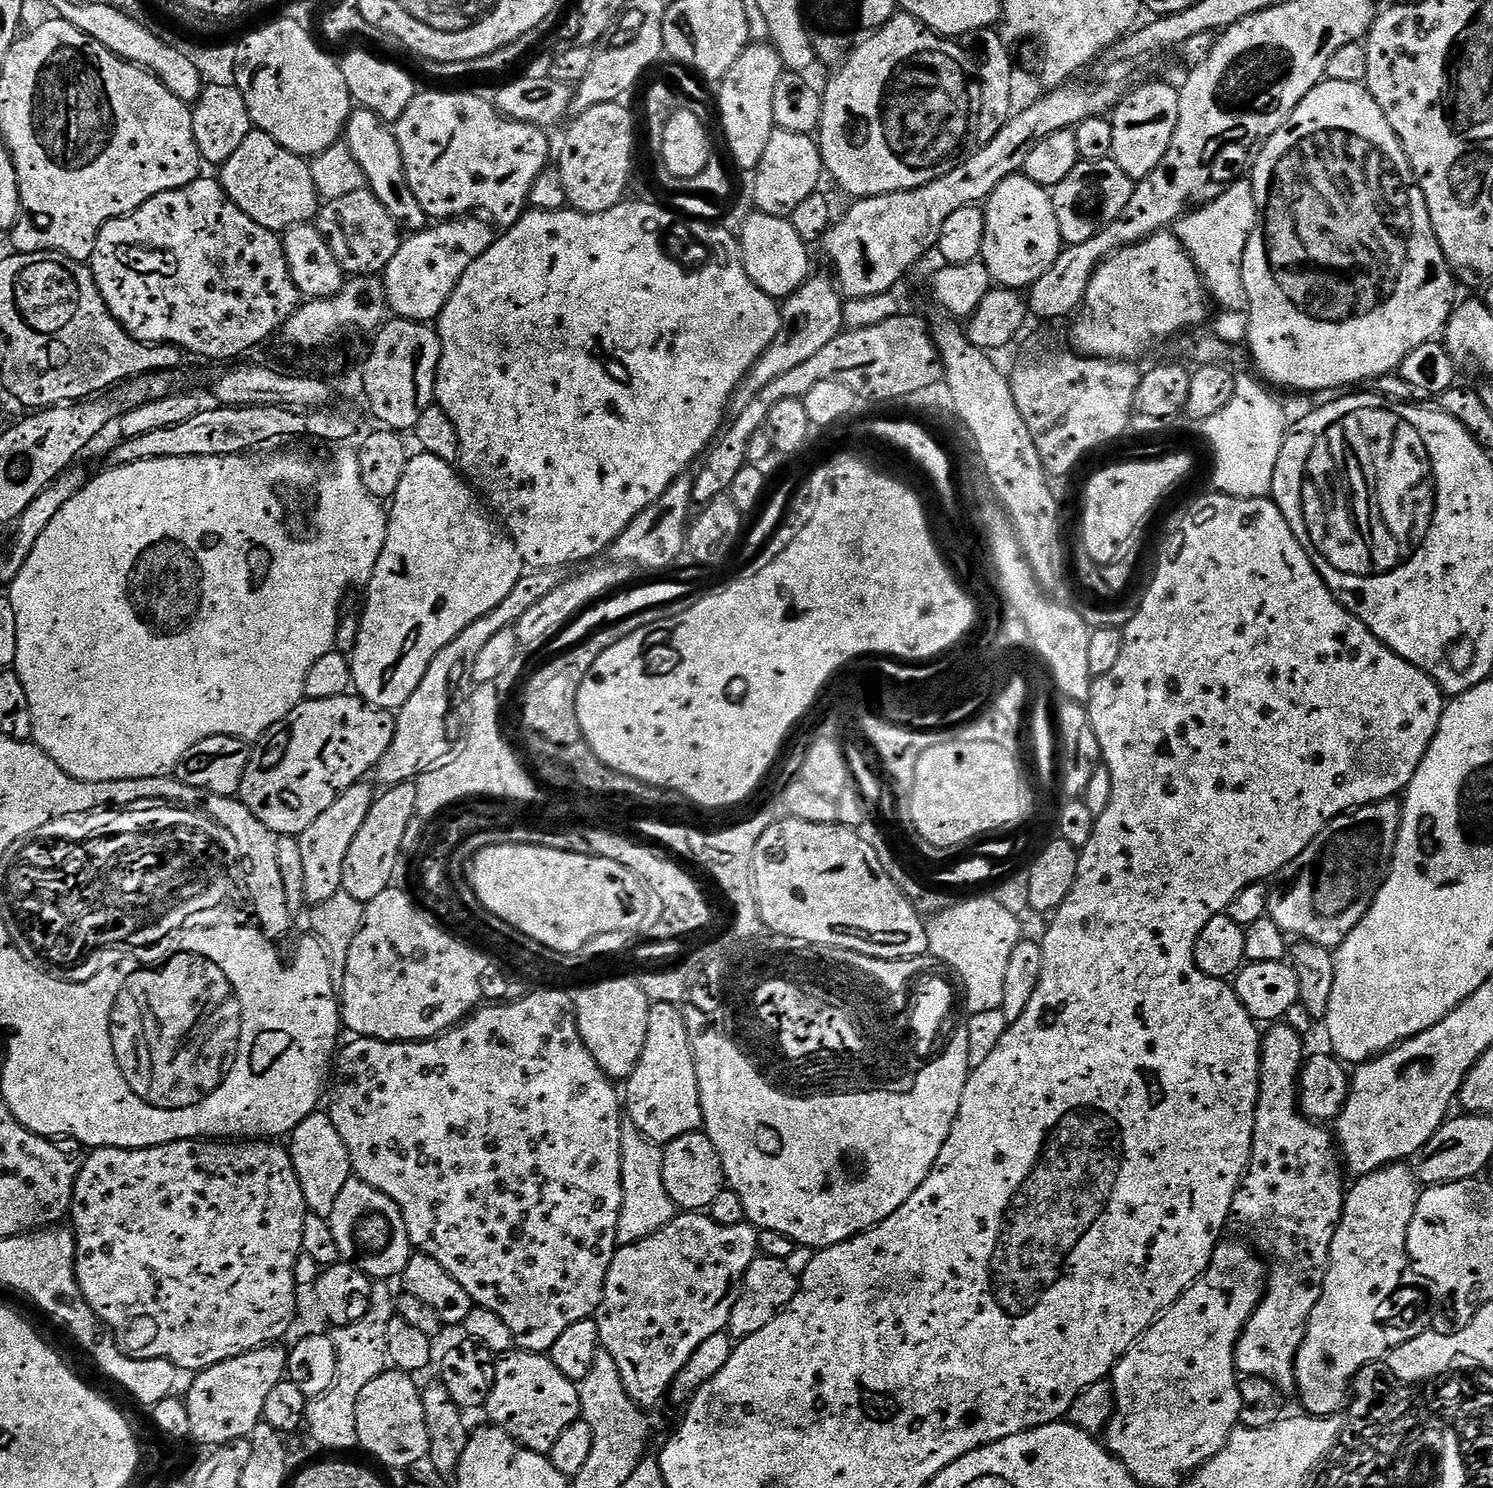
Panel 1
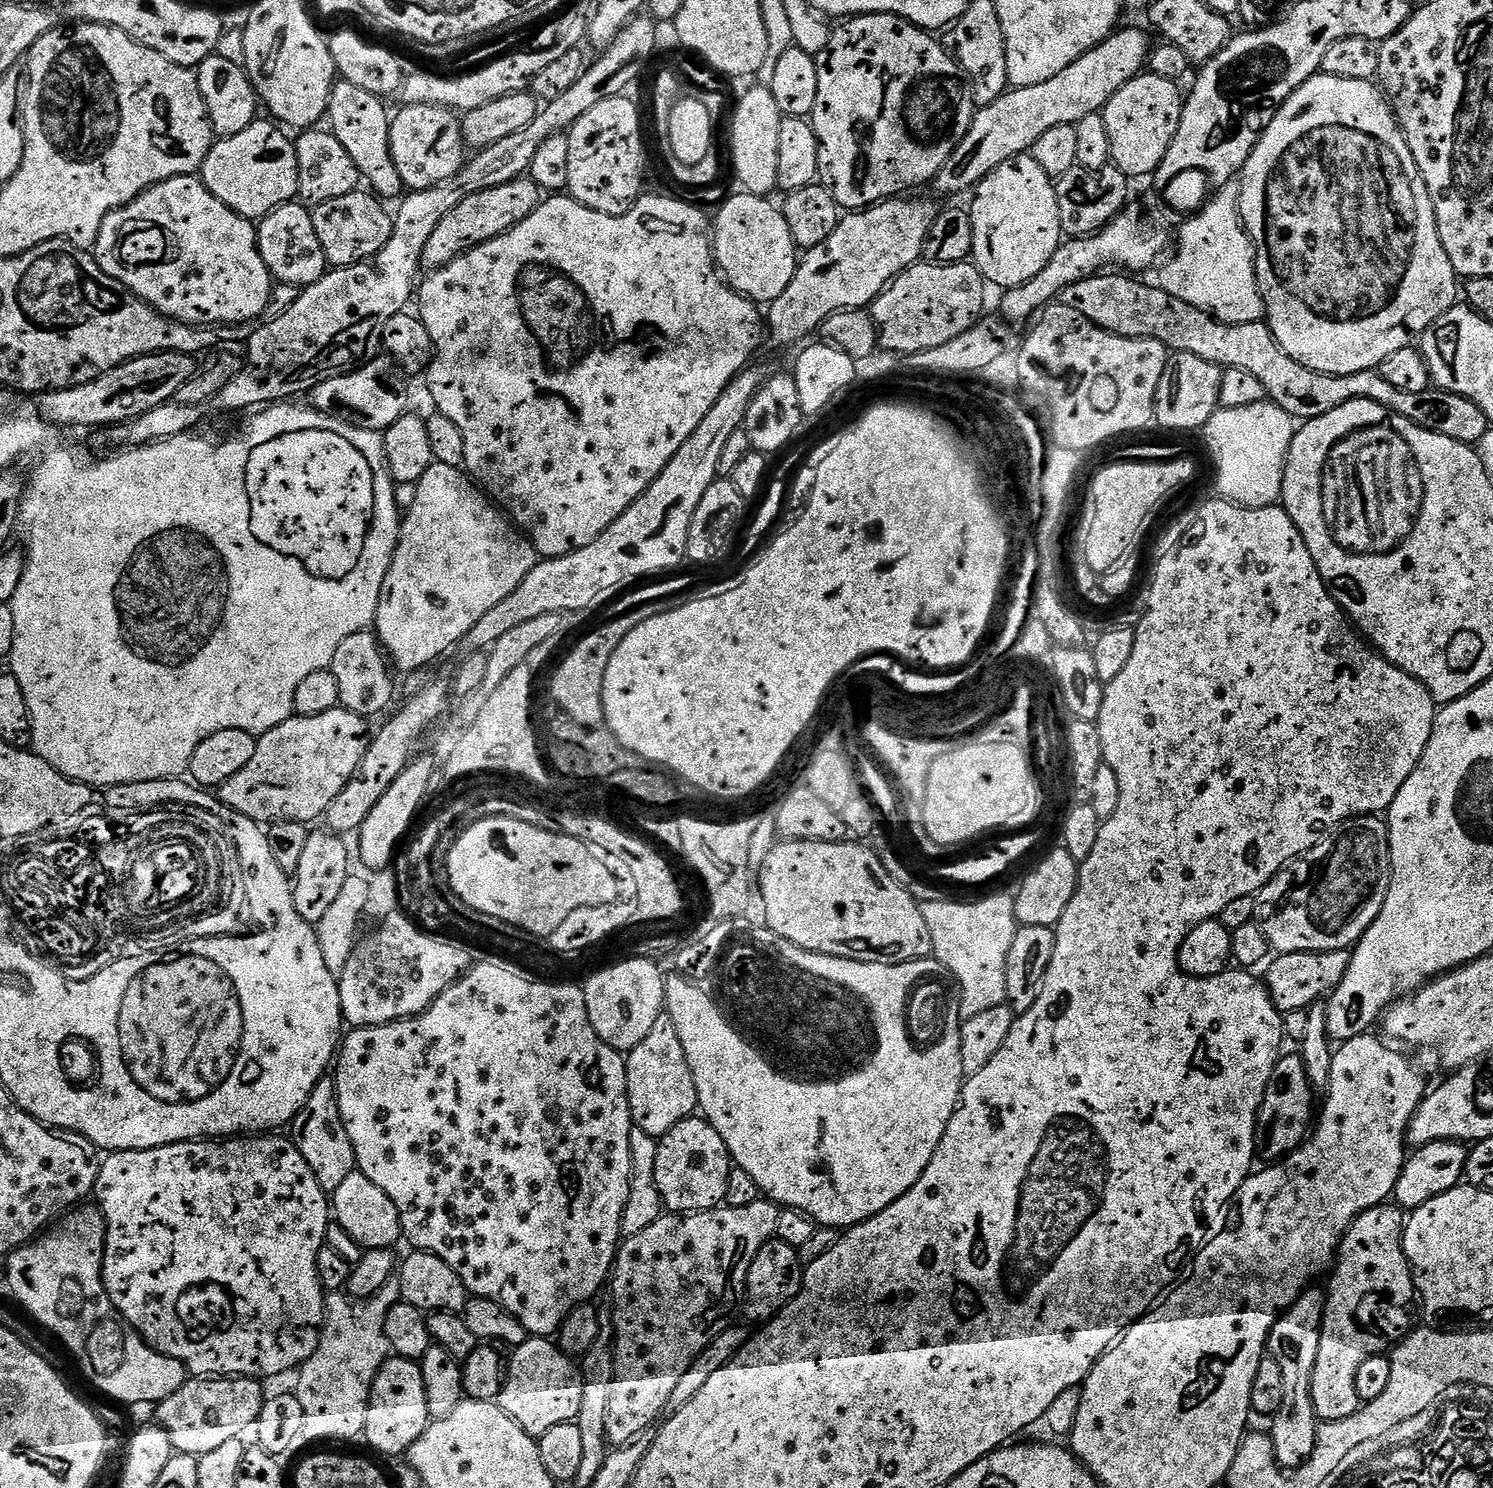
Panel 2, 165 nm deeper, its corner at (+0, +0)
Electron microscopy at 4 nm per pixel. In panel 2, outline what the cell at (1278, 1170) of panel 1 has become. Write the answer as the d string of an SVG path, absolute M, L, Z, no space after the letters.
M1320 1286L1307 1288L1294 1301L1292 1307L1281 1316L1274 1330L1270 1330L1266 1349L1280 1377L1280 1383L1284 1386L1284 1405L1276 1411L1271 1421L1273 1424L1270 1435L1276 1460L1285 1470L1295 1470L1303 1466L1308 1457L1312 1455L1316 1445L1318 1417L1314 1410L1312 1379L1314 1378L1314 1362L1318 1362L1318 1342L1322 1338L1326 1299L1325 1289L1316 1287Z

